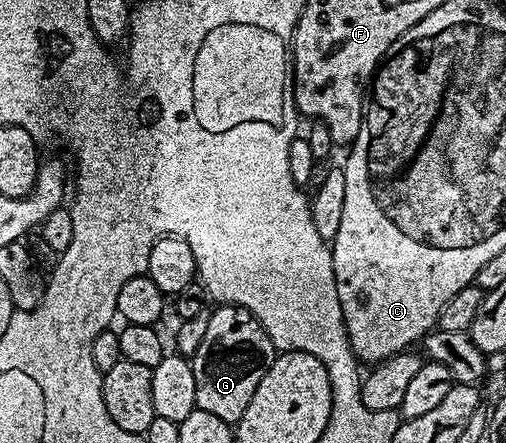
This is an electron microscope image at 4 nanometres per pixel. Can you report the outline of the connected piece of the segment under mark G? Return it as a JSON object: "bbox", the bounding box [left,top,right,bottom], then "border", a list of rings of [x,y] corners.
{"bbox":[191,304,279,423],"border":[[[218,304],[217,310],[209,313],[207,331],[203,335],[203,343],[199,343],[199,351],[195,351],[191,364],[195,371],[195,399],[197,408],[211,411],[219,419],[236,423],[247,411],[247,403],[251,403],[251,395],[255,395],[255,387],[259,387],[259,379],[267,375],[271,363],[279,356],[279,350],[271,343],[265,328],[247,311],[238,305]]]}

